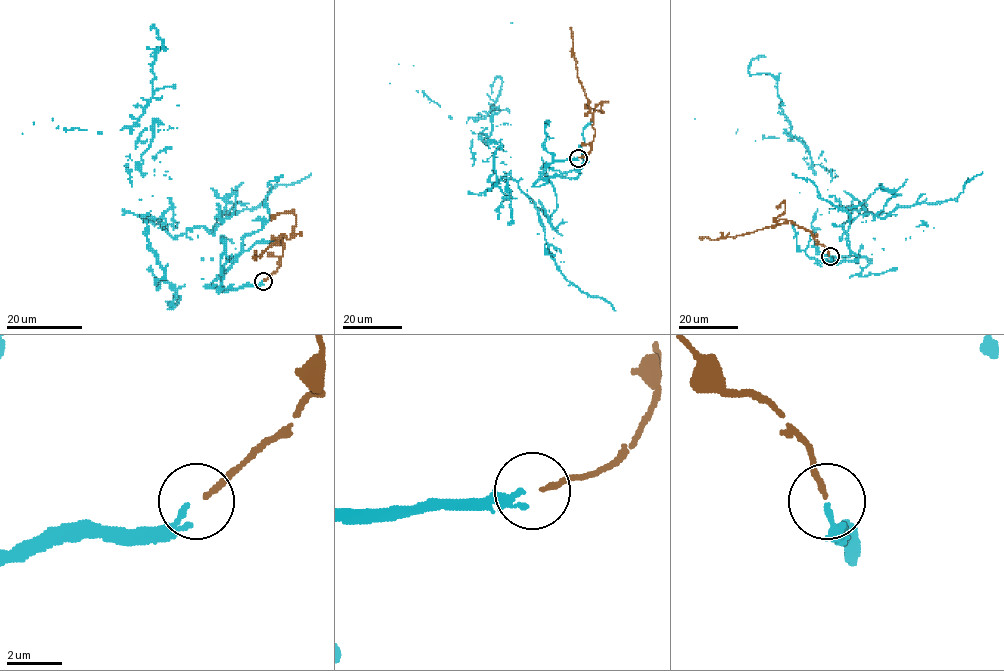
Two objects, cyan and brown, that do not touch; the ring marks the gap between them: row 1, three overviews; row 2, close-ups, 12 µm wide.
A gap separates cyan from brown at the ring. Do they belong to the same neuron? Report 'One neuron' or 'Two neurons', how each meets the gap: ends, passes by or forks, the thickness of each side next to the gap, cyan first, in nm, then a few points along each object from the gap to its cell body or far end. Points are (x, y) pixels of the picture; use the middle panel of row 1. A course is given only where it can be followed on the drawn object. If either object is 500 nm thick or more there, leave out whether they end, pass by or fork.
One neuron. At the ring cyan ends. At the ring brown ends. Thickness 200 nm (cyan) against 200 nm. Course of cyan: (577, 157), (535, 185), (561, 176), (548, 175), (550, 222), (498, 180), (479, 119), (512, 22). Course of brown: (579, 157), (589, 153), (595, 131), (588, 101), (577, 76), (570, 27)

